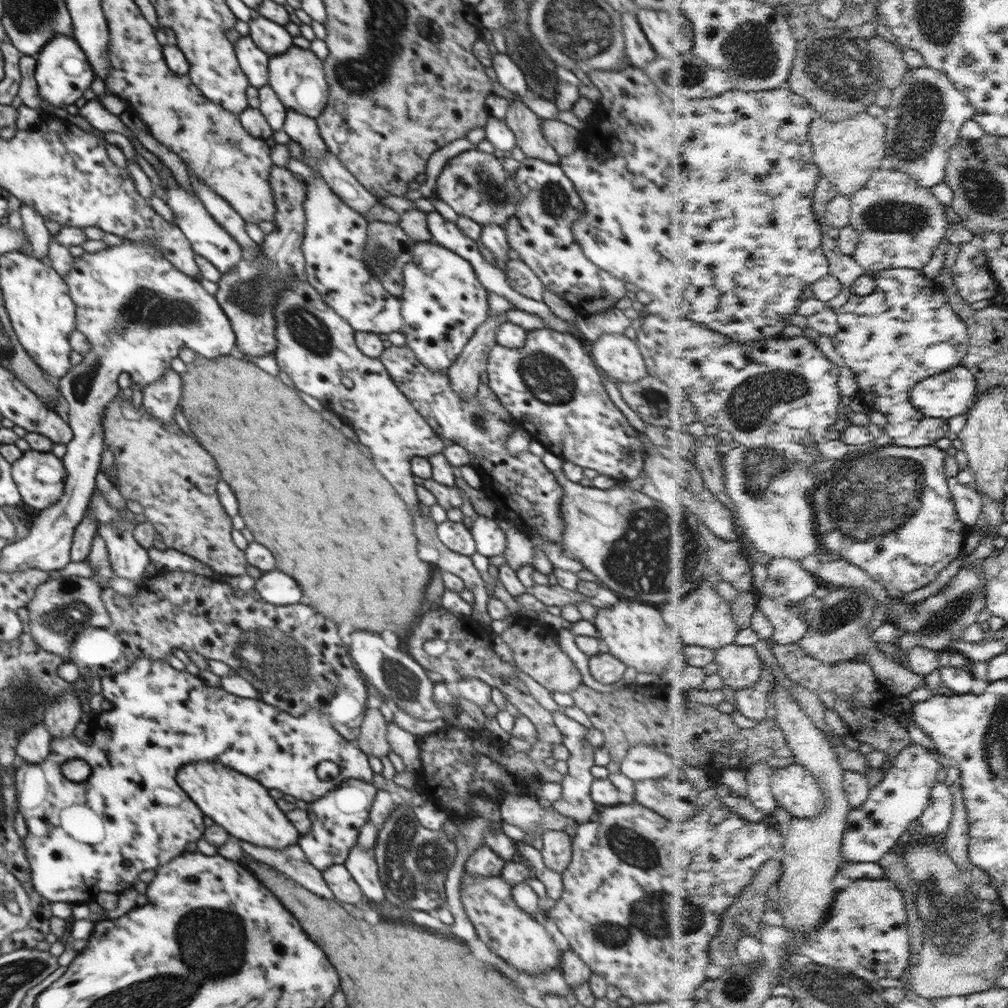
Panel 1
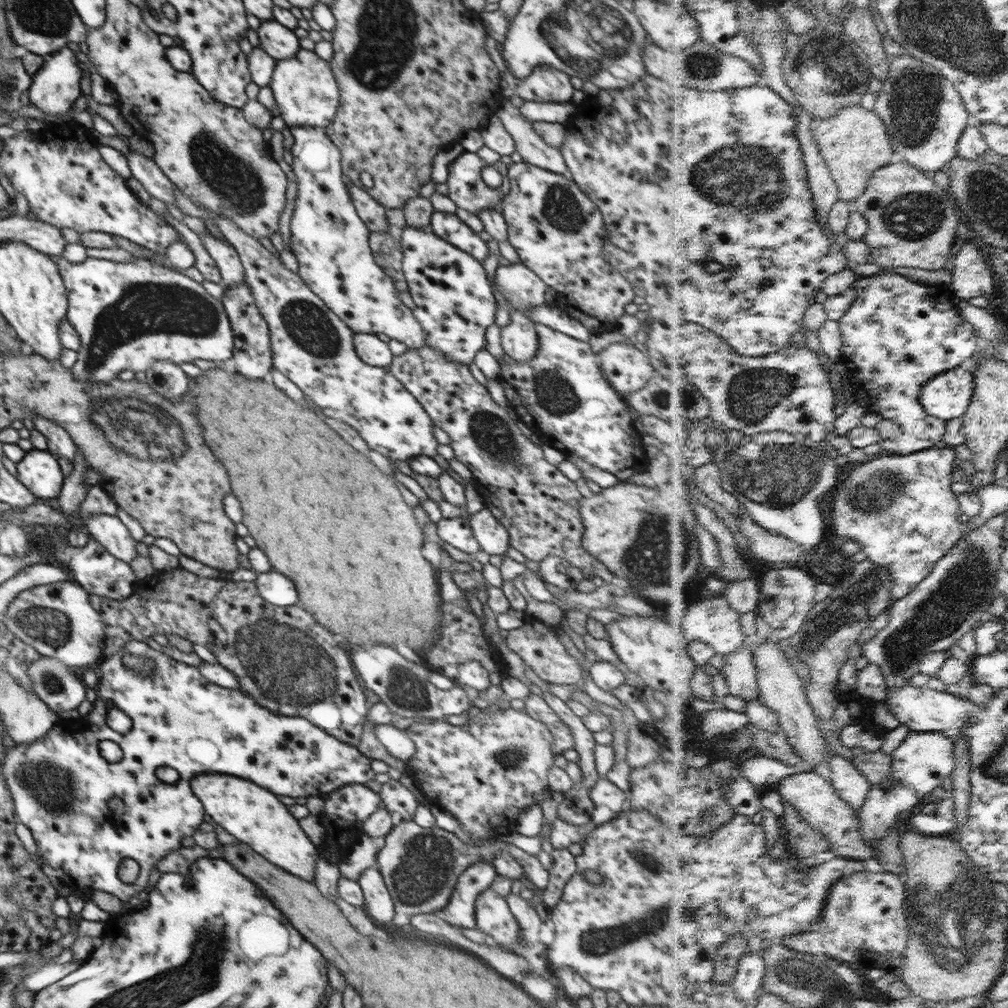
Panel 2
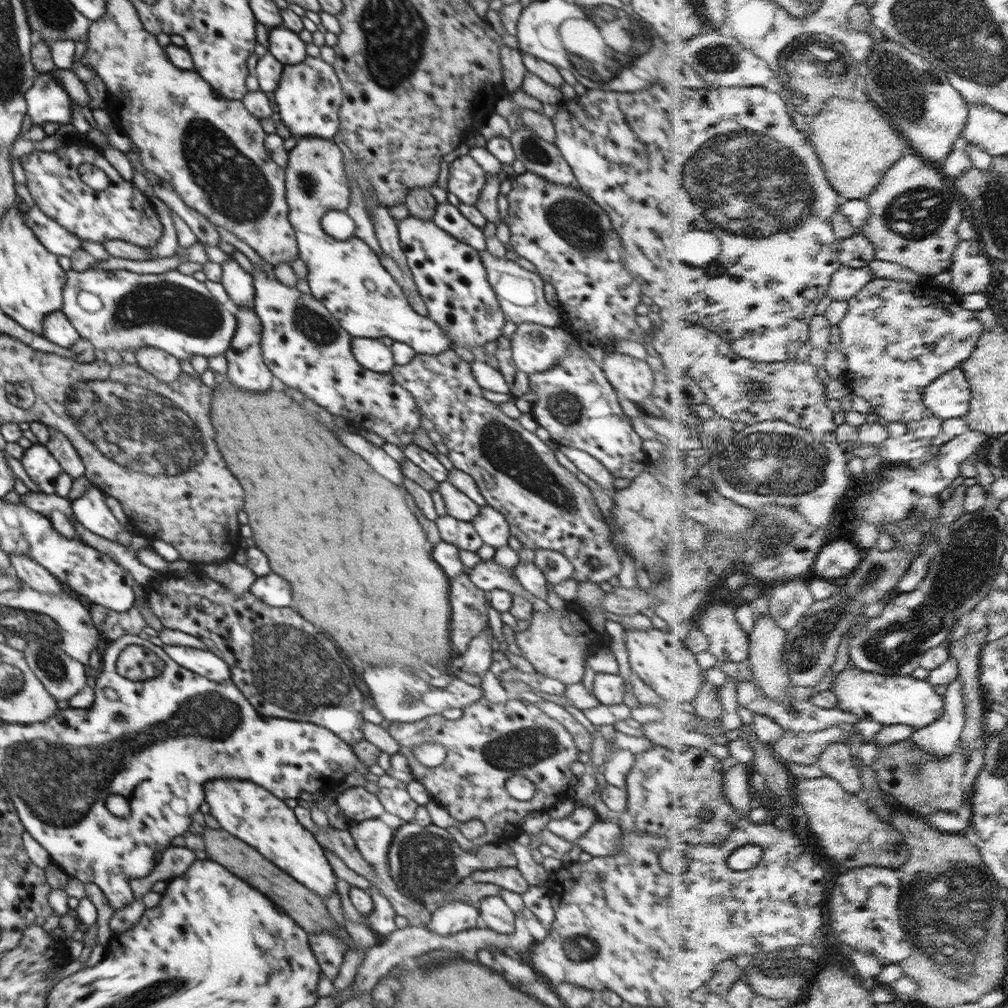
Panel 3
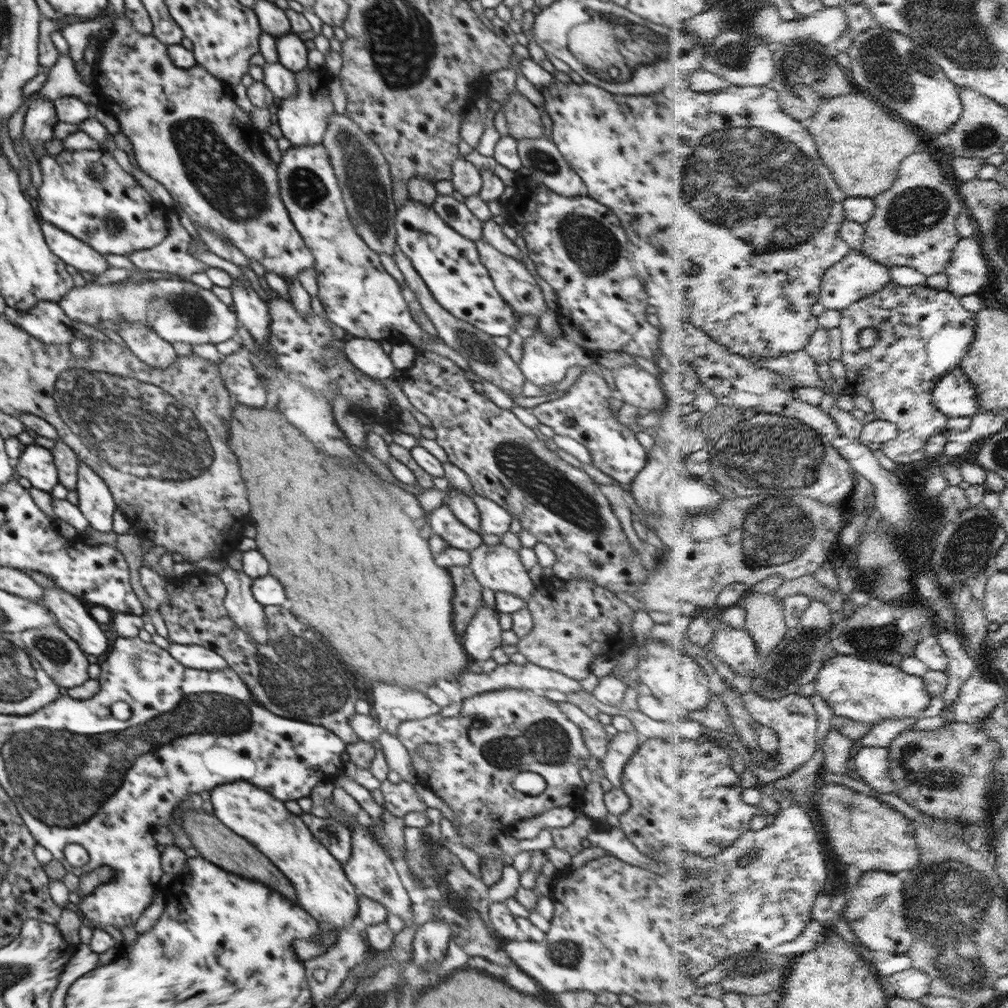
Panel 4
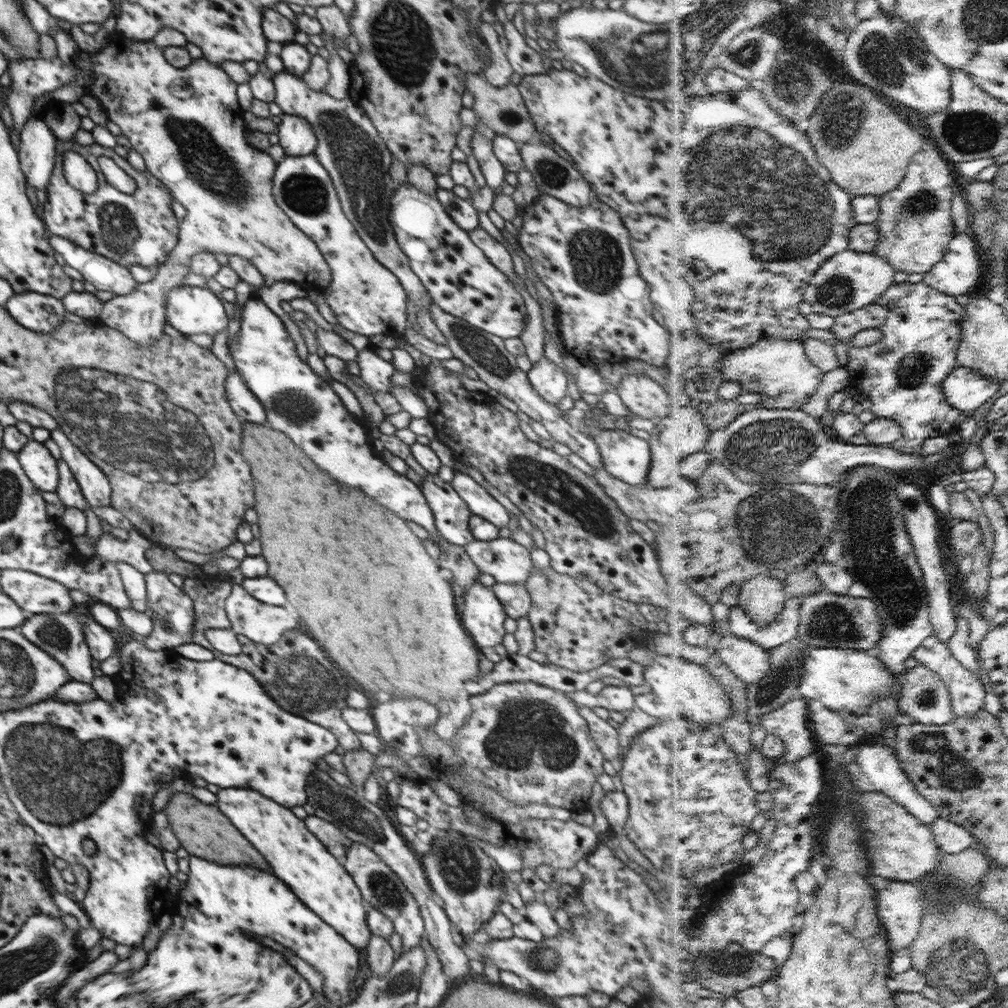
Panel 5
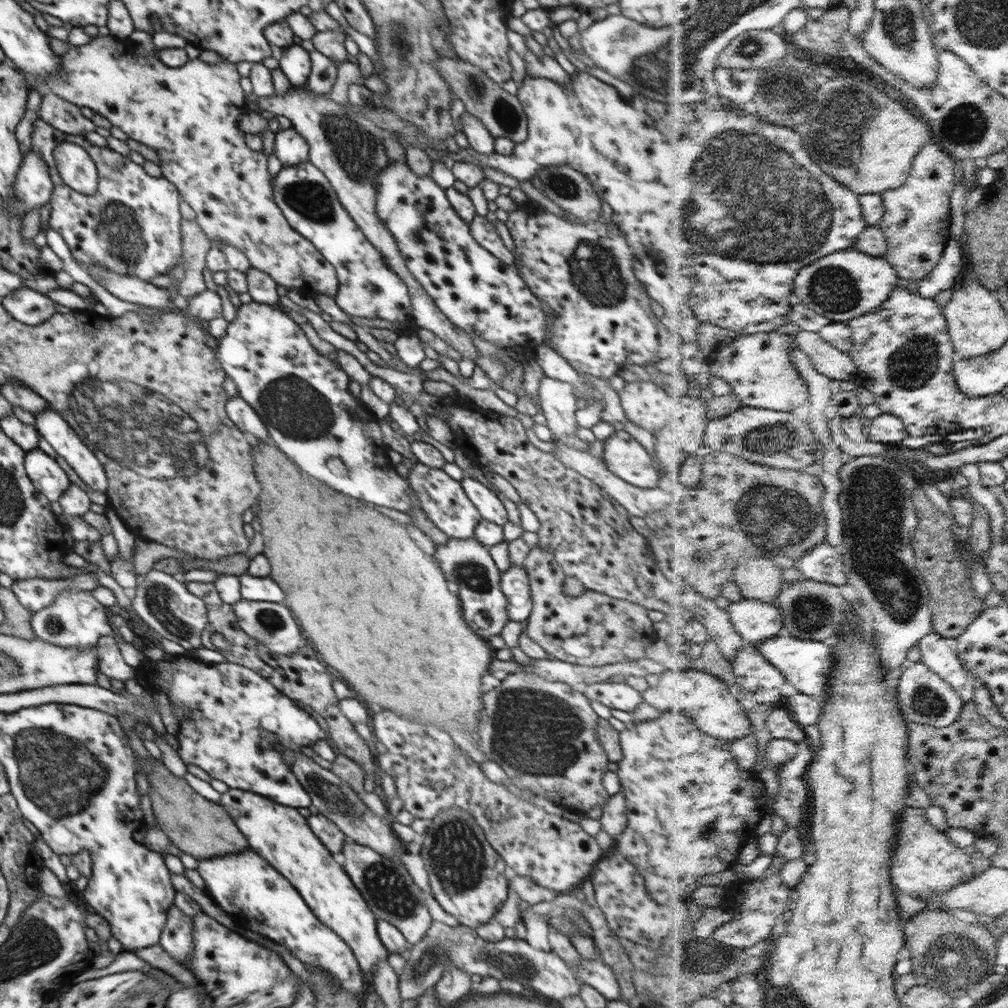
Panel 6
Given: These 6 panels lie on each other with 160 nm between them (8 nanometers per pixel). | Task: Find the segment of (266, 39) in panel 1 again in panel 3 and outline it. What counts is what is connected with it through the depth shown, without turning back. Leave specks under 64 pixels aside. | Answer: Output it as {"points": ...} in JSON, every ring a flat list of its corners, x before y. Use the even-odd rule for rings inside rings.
{"points":[[270,28,268,50,283,65,300,64,307,57,306,45,288,28]]}

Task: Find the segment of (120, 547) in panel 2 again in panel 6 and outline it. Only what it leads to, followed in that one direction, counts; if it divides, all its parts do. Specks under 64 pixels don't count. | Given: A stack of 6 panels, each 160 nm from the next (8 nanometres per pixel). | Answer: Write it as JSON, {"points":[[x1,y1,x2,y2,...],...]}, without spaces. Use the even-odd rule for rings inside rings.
{"points":[[46,407,35,414,35,419,39,436,65,459,92,490,106,492,108,481,103,464,62,415]]}

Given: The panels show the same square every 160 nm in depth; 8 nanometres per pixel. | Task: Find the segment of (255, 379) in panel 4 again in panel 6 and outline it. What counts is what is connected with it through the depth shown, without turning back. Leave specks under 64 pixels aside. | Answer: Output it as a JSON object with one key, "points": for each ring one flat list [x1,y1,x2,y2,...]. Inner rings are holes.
{"points":[[238,396,230,398,226,404,226,412,228,418,237,424,237,427,244,432,253,434,259,442,265,442,269,438,269,434,261,416,258,416,254,409]]}

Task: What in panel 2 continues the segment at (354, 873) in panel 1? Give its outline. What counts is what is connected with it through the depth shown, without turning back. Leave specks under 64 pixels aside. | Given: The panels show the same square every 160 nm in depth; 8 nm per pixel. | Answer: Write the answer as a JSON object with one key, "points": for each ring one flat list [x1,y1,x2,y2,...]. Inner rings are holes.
{"points":[[367,868,357,882,361,886,369,916,382,924,392,921,395,906,380,870]]}

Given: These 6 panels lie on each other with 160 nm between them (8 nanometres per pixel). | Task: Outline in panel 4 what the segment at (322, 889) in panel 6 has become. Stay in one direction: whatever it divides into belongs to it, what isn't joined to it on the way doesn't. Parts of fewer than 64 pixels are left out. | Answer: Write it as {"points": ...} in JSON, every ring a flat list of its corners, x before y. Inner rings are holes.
{"points":[[236,781,210,791,214,814,232,832,246,838,265,854,290,880,299,905,316,920,329,922,338,932,347,924,358,923,359,894,325,845,310,832,300,816,284,808,284,801,252,783]]}

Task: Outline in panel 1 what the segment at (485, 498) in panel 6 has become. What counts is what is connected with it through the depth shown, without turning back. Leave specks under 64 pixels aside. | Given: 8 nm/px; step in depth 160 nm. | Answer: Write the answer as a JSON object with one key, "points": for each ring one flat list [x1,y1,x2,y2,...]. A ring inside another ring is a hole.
{"points":[[479,515,470,527,475,540,476,552,482,556,502,555,507,545,507,536,495,518]]}

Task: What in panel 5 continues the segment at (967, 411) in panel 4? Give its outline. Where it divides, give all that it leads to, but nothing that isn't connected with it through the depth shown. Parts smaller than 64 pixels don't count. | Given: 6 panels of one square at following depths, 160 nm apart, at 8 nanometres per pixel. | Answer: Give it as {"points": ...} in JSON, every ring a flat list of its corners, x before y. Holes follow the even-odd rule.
{"points":[[959,365,946,380,945,391,954,408,971,414,982,408,984,402,994,398,1002,390,1002,383,975,368]]}

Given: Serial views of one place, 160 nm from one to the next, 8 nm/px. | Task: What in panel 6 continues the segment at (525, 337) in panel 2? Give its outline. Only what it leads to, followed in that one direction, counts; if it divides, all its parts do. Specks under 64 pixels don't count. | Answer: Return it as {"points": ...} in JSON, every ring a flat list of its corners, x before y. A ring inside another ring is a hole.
{"points":[[545,376,540,381,538,394,541,410,553,436,575,434,577,400,573,394,573,386,570,383]]}

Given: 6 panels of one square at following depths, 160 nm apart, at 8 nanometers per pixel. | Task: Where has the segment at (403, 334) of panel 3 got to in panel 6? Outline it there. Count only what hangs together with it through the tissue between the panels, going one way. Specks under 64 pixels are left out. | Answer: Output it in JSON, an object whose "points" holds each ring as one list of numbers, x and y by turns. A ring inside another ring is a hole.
{"points":[[309,161,283,167,273,181,272,194,288,224,308,239,334,267,339,282,334,300,343,311,360,318,382,318,406,326,413,324,408,285,386,264,381,253,346,212,320,169]]}

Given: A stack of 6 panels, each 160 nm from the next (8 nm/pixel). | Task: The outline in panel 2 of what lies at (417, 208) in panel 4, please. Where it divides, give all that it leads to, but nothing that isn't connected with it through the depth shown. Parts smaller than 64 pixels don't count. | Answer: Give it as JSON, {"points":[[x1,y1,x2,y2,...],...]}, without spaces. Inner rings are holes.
{"points":[[406,226,397,233,403,251,403,275,407,280,412,300,416,304,416,308,412,308,413,315,427,332,427,346,441,352,443,357,455,363,470,364,472,360,475,360,477,352,485,348,485,334,487,328,495,323,495,314,498,309,486,271,478,260,474,260,474,256,442,240,432,230]]}

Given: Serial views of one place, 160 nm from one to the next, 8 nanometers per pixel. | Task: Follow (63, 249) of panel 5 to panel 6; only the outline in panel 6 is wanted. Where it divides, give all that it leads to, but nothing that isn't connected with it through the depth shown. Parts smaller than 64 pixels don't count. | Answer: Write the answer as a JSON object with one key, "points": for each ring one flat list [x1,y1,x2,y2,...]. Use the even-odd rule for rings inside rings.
{"points":[[92,265,85,270,98,284,102,285,108,292,111,292,116,298,133,302,143,307,160,308,171,311,175,310,170,293,162,287,154,286,149,282,144,282,136,276,126,276,114,271]]}

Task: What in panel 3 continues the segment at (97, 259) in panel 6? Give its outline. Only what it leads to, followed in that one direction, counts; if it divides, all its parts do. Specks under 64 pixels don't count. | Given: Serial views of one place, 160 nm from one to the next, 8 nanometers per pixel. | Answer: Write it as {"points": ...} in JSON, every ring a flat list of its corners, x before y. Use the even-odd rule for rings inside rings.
{"points":[[70,145,60,152,38,152,34,151,28,155,18,158,20,166,26,176,26,187,32,195,32,199,38,208,48,218,55,220,60,226,68,232,75,234,79,239,91,240,98,244,103,244,107,240,123,240,139,247,152,249,163,235,163,224,159,220,158,213,148,201,148,198,138,190,132,181,126,181,120,174,108,163,103,156,102,151,89,145,83,148,82,145],[82,164,91,164,104,171,109,178,109,184,105,190,93,190,82,182,78,168]]}

